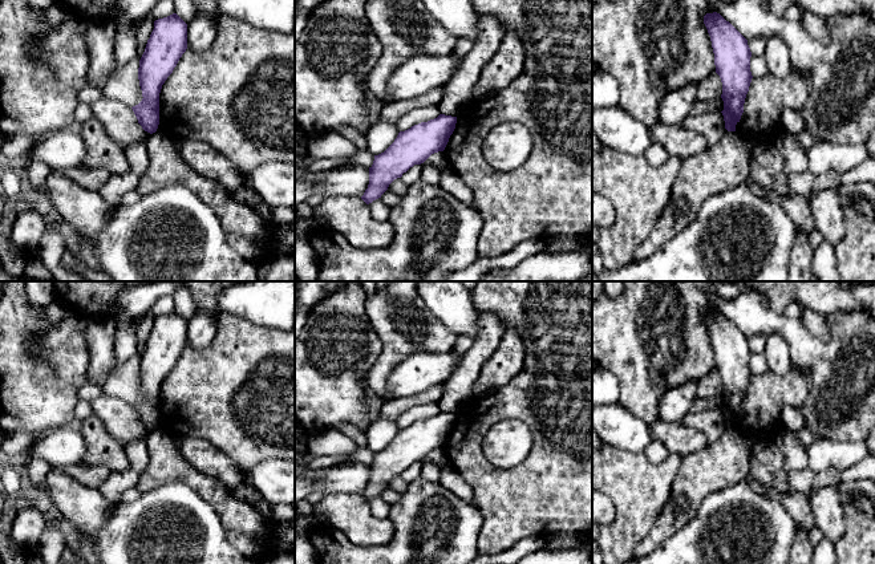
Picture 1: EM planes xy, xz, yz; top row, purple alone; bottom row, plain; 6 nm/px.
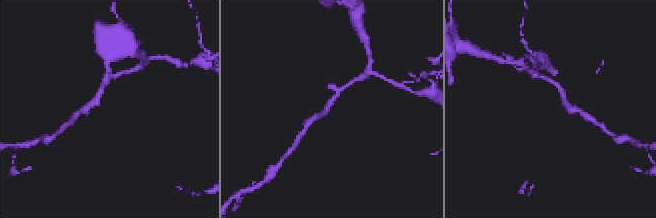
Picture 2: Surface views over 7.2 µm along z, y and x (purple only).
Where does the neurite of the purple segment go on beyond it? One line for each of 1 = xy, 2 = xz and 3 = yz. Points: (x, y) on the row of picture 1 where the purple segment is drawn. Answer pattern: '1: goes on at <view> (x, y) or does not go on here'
1: does not go on here
2: does not go on here
3: does not go on here

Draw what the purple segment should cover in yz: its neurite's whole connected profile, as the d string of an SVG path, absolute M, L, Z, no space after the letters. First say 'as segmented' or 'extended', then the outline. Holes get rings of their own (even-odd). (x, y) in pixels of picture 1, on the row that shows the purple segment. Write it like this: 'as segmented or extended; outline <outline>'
as segmented; outline M706 13L704 24L710 36L716 73L722 82L724 110L728 131L736 131L744 113L744 104L752 82L748 40L720 13Z

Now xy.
as segmented; outline M173 13L154 21L154 29L139 60L138 80L142 101L133 111L142 129L150 134L159 125L159 93L167 77L187 49L187 24Z

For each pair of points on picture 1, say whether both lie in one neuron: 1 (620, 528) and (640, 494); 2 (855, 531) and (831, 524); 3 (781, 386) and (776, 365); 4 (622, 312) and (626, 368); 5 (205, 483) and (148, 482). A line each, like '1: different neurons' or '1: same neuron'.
1: same neuron
2: different neurons
3: different neurons
4: same neuron
5: same neuron

